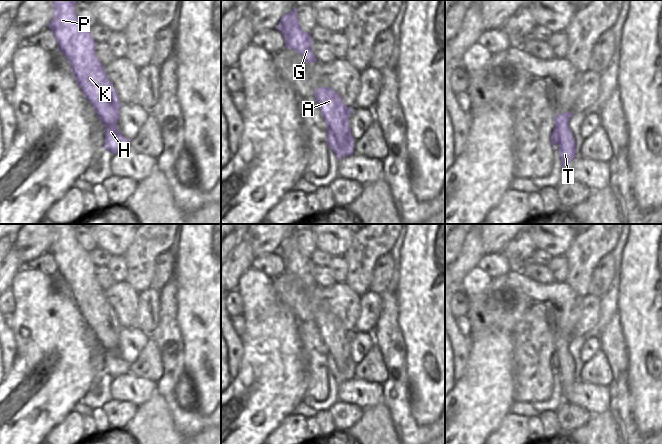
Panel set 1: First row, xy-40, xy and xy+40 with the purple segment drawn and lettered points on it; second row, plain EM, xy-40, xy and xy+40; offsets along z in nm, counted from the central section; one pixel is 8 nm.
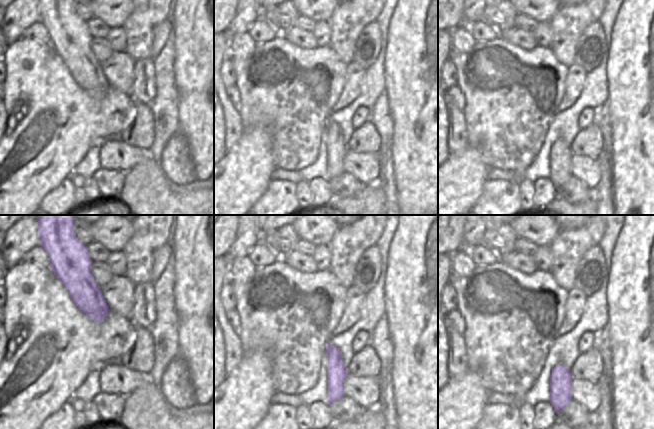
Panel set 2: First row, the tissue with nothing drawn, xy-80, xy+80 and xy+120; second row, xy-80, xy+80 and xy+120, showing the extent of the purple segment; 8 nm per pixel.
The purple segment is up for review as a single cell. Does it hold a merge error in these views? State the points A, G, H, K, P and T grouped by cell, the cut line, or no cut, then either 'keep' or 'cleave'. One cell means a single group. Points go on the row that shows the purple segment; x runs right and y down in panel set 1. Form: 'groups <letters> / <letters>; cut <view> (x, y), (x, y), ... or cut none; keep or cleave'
groups A G H K P T; cut none; keep

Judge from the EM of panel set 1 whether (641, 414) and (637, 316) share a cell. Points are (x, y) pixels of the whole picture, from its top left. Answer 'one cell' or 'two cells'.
one cell

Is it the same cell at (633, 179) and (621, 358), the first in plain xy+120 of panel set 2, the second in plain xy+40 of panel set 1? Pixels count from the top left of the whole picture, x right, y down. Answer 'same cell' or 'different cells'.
different cells

